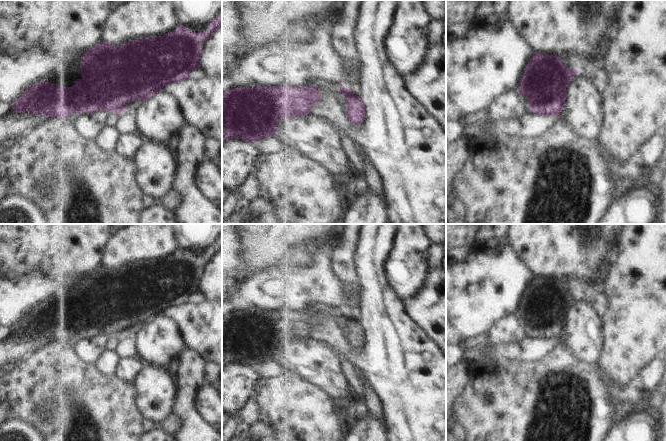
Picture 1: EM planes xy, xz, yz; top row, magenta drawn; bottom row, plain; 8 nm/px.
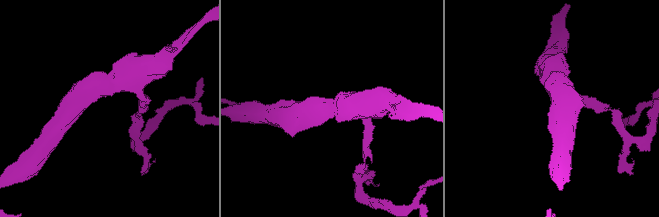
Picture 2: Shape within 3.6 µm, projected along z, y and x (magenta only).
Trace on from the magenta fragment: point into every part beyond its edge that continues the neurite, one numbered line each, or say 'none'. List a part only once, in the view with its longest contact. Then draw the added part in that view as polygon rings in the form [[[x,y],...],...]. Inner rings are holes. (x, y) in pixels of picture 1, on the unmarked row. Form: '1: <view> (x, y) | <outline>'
none

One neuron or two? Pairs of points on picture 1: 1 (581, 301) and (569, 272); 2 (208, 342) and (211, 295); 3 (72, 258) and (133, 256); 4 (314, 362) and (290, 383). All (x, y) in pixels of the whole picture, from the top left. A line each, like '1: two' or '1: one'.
1: two
2: two
3: two
4: two

